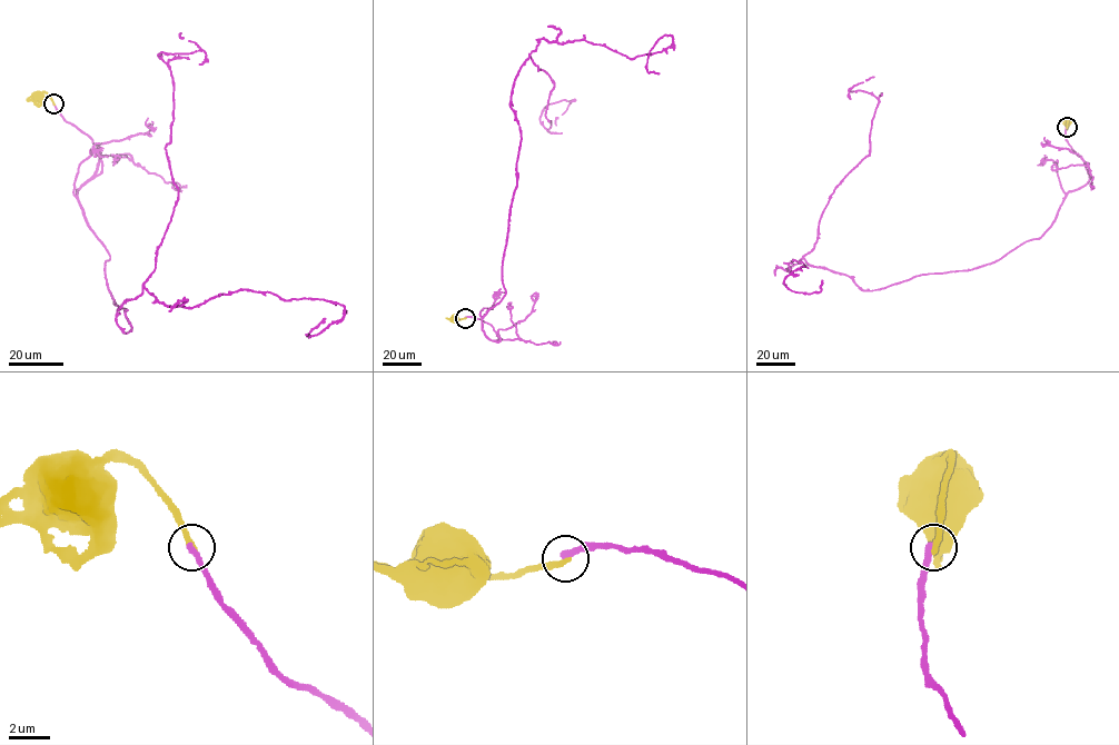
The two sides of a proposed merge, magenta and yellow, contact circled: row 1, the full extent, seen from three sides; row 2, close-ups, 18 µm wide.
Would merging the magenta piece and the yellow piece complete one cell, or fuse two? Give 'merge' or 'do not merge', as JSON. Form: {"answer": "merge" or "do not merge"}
{"answer": "do not merge"}

